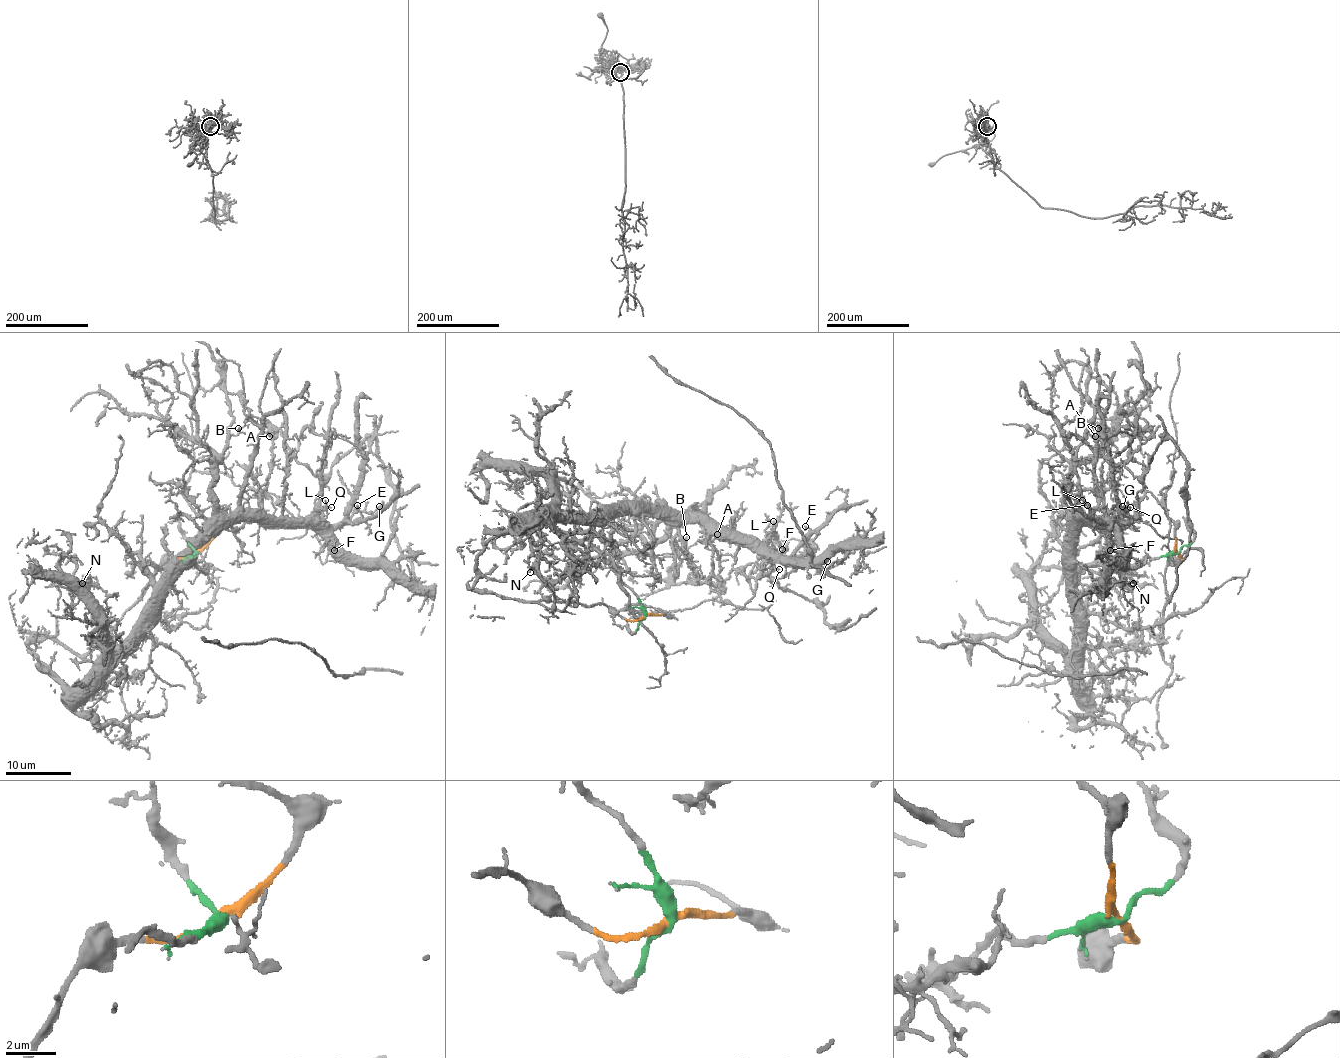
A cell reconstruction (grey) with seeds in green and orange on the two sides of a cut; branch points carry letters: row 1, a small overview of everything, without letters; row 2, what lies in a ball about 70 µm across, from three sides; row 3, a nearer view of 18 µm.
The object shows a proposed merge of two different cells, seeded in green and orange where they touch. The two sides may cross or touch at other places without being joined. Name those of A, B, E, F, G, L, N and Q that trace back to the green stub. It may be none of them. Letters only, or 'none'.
A, B, E, F, G, L, N, Q

